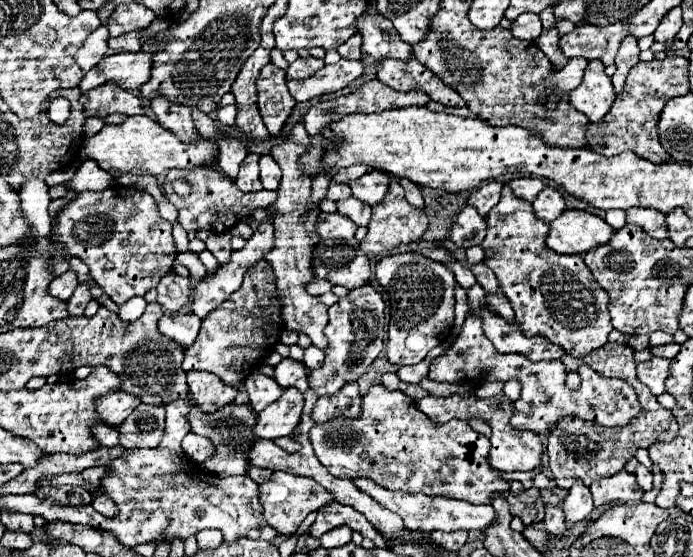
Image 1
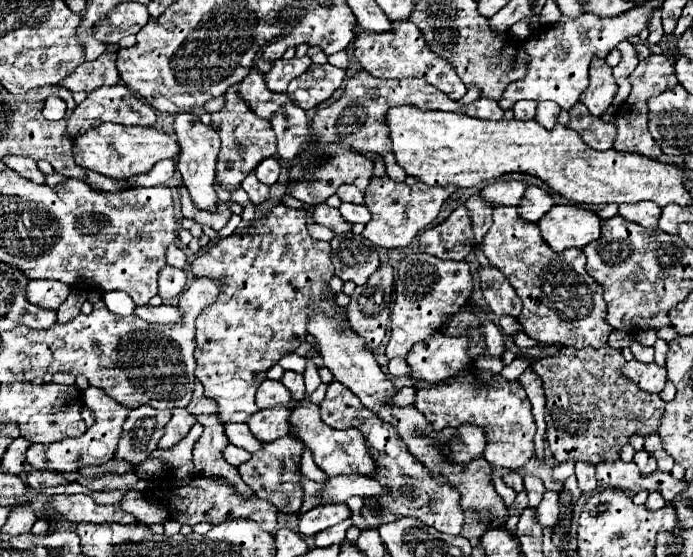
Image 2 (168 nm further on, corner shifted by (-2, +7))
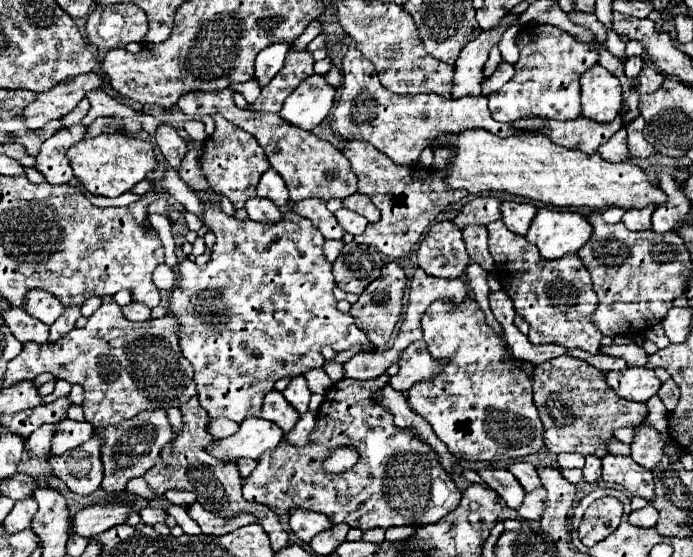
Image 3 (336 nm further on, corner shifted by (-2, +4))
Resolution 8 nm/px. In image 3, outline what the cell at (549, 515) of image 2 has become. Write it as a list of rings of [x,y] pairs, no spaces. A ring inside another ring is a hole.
[[[540,487],[538,491],[532,491],[532,493],[526,493],[526,499],[522,503],[522,507],[518,509],[518,515],[526,521],[540,521],[542,513],[546,509],[546,489]]]

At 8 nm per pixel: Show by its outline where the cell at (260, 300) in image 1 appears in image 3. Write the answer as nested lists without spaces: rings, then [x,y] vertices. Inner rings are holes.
[[[188,139],[188,153],[186,157],[182,159],[180,163],[180,169],[178,169],[178,175],[180,179],[192,189],[196,191],[198,195],[206,195],[208,201],[202,201],[204,205],[204,213],[198,215],[198,219],[202,219],[204,225],[210,225],[210,229],[214,231],[216,235],[216,243],[212,247],[212,255],[210,255],[210,261],[202,267],[194,265],[192,263],[192,271],[186,271],[180,275],[180,281],[178,281],[178,287],[172,291],[170,295],[170,313],[178,313],[180,319],[182,319],[182,327],[180,327],[180,347],[182,347],[182,355],[192,363],[194,367],[194,381],[196,381],[196,389],[198,389],[198,399],[200,399],[200,405],[208,411],[210,417],[226,417],[226,419],[232,419],[236,423],[242,423],[242,419],[254,415],[258,417],[260,415],[260,407],[262,407],[262,395],[266,395],[266,391],[272,391],[274,389],[274,383],[280,379],[280,377],[296,377],[296,375],[302,375],[304,371],[308,369],[314,369],[314,367],[322,367],[324,365],[324,357],[320,355],[320,347],[324,345],[330,345],[332,349],[350,349],[352,345],[360,345],[364,351],[372,351],[372,343],[368,341],[368,337],[356,327],[354,319],[350,313],[342,313],[336,309],[336,297],[332,293],[336,281],[334,281],[334,275],[332,275],[332,265],[330,261],[326,259],[326,255],[322,253],[322,243],[324,243],[324,237],[322,233],[312,225],[310,219],[304,219],[300,217],[298,213],[284,213],[282,219],[278,223],[256,223],[252,219],[236,219],[236,217],[228,217],[220,205],[218,205],[218,193],[212,189],[210,181],[206,179],[204,171],[202,171],[202,155],[204,155],[204,141],[196,141],[196,139]]]

